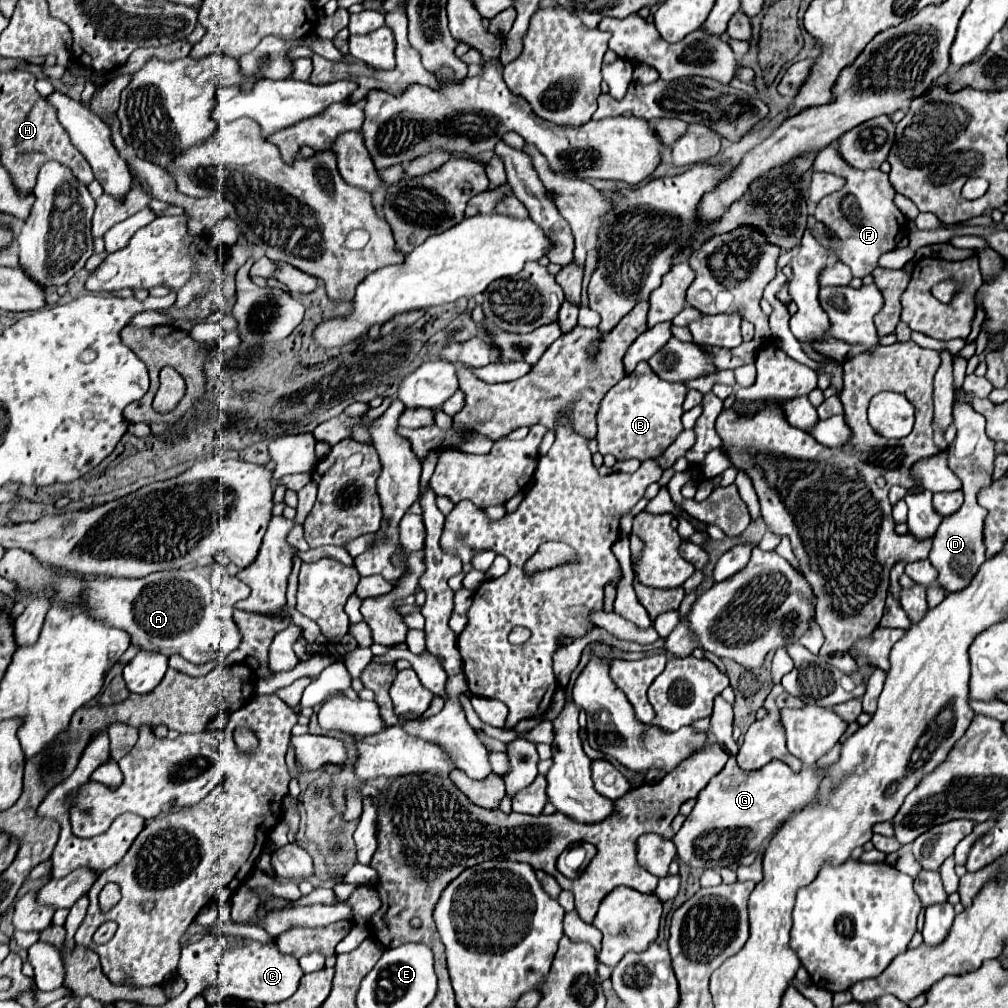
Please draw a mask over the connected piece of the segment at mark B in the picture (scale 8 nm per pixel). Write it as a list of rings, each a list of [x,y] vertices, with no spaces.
[[[646,362],[638,364],[634,372],[622,378],[612,390],[604,396],[600,412],[598,412],[598,452],[612,454],[616,460],[638,458],[650,460],[658,458],[682,432],[682,404],[688,388],[684,384],[664,382],[650,372]]]

